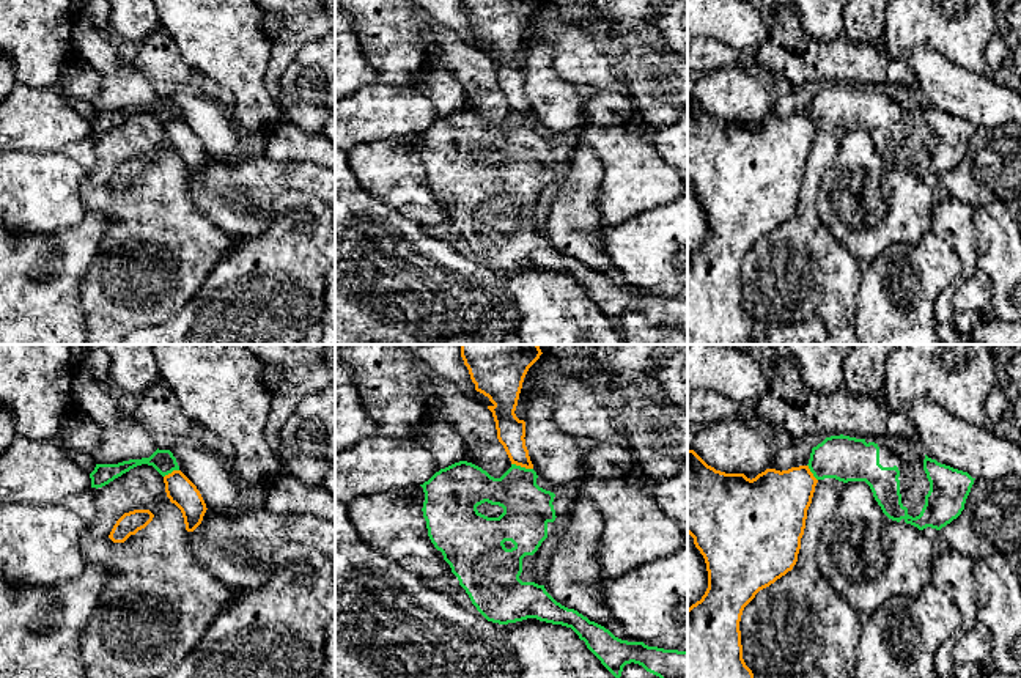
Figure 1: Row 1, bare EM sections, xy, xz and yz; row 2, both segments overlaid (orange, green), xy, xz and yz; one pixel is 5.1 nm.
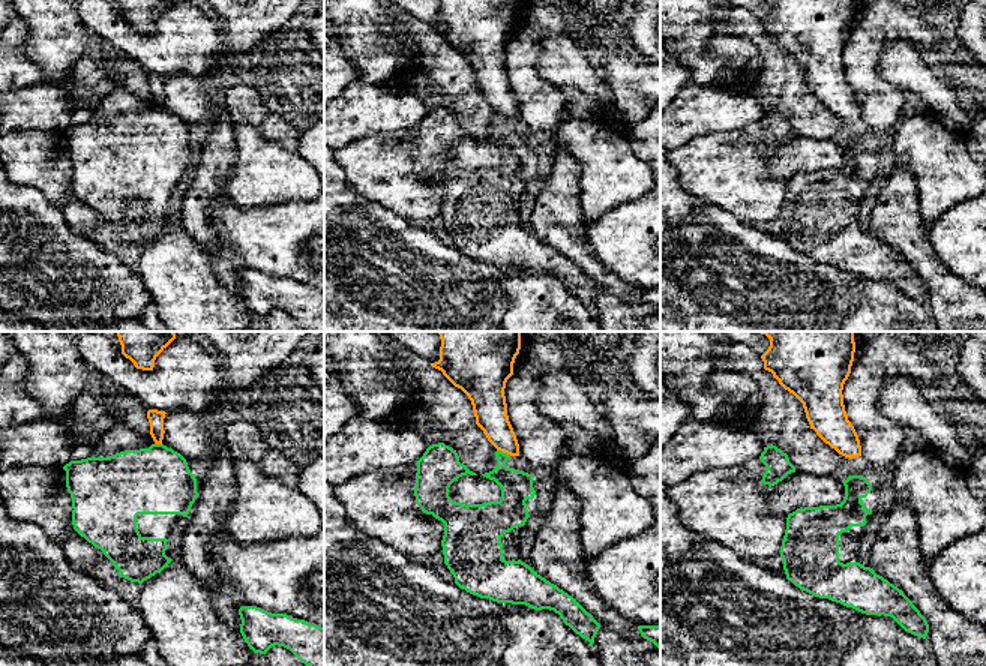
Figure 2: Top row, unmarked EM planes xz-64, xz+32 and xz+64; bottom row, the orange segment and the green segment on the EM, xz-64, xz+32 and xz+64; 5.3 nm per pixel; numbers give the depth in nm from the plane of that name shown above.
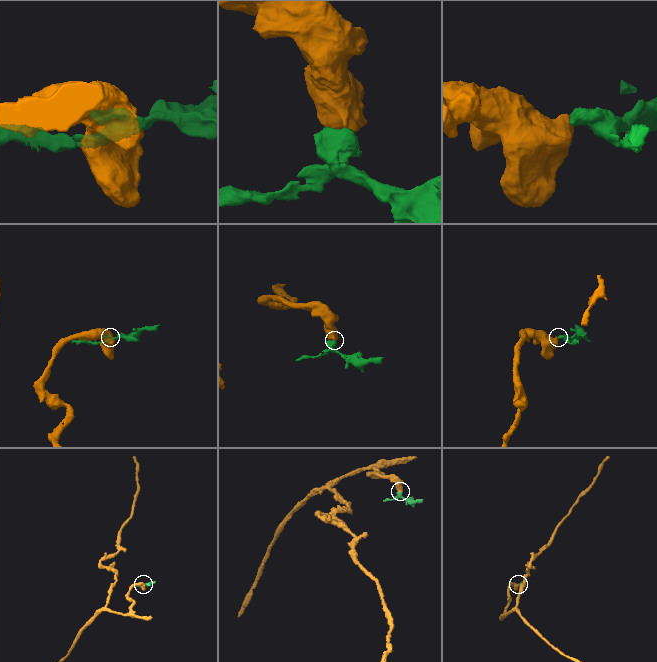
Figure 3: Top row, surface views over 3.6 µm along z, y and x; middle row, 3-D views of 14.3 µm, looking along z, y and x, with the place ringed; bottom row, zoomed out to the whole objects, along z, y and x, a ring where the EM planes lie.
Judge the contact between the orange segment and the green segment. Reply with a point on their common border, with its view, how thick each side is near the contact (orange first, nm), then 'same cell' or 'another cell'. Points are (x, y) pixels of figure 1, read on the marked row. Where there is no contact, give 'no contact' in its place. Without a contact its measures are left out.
xz (523, 466) | 140/260 nm | another cell

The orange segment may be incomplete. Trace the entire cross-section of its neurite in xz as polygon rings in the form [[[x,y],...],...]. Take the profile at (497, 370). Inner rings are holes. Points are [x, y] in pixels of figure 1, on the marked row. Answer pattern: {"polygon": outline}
{"polygon": [[[459,345],[475,390],[492,403],[497,439],[511,464],[533,469],[525,447],[525,422],[514,414],[524,378],[543,354],[538,345]]]}

